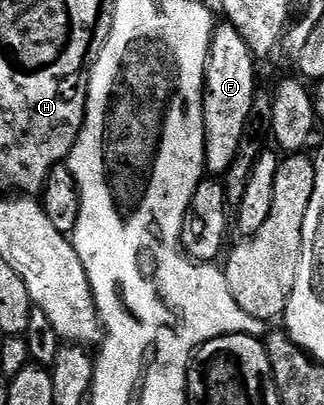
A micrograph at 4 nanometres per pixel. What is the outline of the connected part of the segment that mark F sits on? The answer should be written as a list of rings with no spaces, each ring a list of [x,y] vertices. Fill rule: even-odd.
[[[220,22],[212,33],[212,49],[208,55],[208,72],[204,75],[204,166],[213,177],[223,177],[238,155],[238,142],[242,134],[248,131],[250,106],[256,101],[256,64],[251,50],[246,46],[242,34],[230,23]]]

